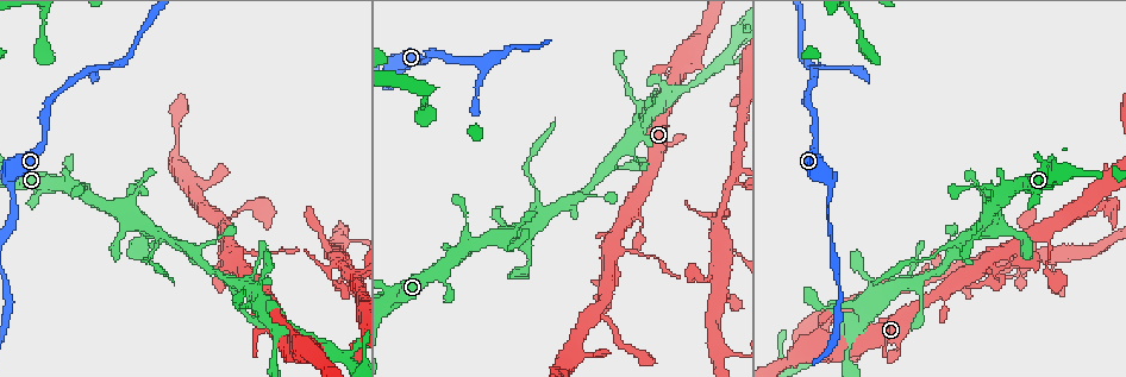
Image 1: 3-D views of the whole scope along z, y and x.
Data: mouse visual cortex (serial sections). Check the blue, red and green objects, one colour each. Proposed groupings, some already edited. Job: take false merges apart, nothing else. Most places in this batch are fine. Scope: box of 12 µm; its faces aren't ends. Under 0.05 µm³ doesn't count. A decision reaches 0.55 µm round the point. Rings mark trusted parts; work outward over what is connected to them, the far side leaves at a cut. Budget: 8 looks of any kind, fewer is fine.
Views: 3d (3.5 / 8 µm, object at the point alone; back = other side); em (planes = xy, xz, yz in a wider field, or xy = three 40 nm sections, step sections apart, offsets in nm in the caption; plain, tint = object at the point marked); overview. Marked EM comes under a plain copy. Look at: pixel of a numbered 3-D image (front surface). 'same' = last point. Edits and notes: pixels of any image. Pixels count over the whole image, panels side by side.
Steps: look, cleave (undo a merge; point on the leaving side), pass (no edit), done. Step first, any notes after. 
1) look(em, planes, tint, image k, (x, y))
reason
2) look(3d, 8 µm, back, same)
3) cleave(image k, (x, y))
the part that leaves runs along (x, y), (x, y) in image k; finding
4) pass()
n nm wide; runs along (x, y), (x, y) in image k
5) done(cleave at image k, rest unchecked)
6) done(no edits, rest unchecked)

look(3d, 3.5 µm, image 1, (221, 219))
two arms in line, one across

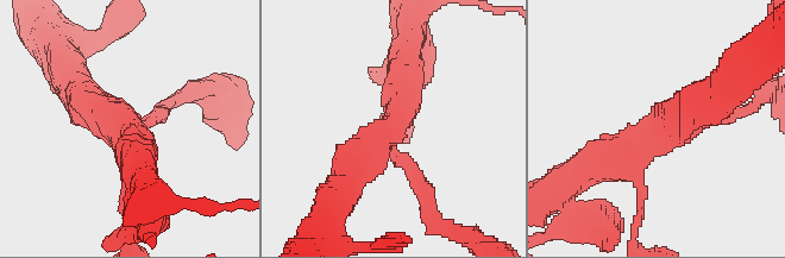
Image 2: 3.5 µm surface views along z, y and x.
look(em, xy, step 2, tint, image 2, (388, 124))
3 arms; arms of 150, 450, 500 nm

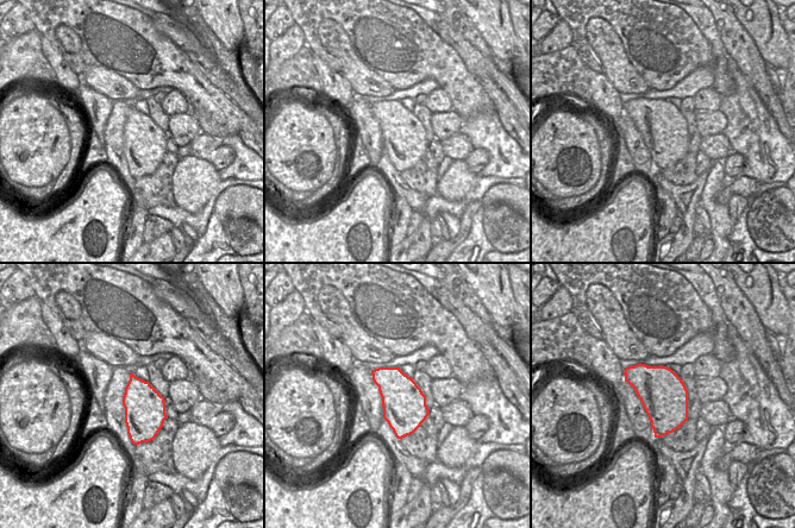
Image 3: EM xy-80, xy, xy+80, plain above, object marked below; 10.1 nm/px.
pass()
440 nm wide; runs along (598, 165), (714, 93) in image 2; all the same cell

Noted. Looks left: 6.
look(3d, 3.5 µm, image 1, (161, 238))
three-way junction

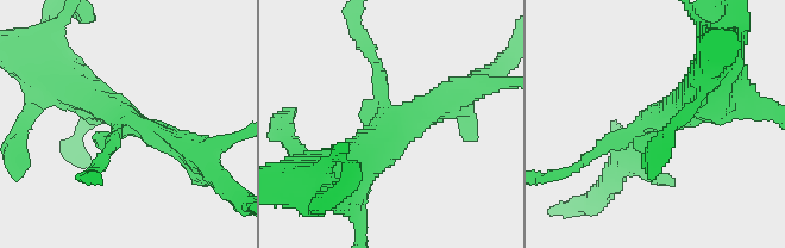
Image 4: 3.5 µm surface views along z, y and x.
look(em, xy, step 3, tint, image 4, (664, 121))
shape alone is not enough

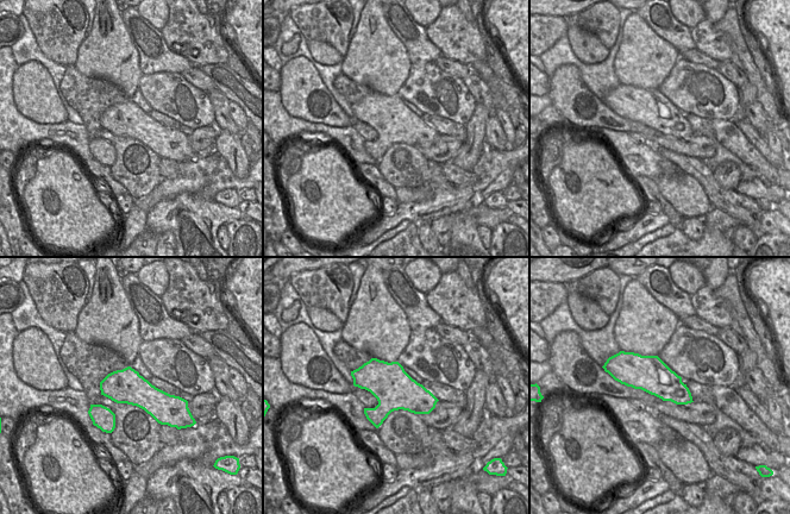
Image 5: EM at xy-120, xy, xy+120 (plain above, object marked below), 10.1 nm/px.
cleave(image 4, (369, 50))
the part that leaves runs along (381, 85), (355, 24) in image 4; a second cell is stuck on

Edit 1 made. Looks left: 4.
look(overview)
see it whole again

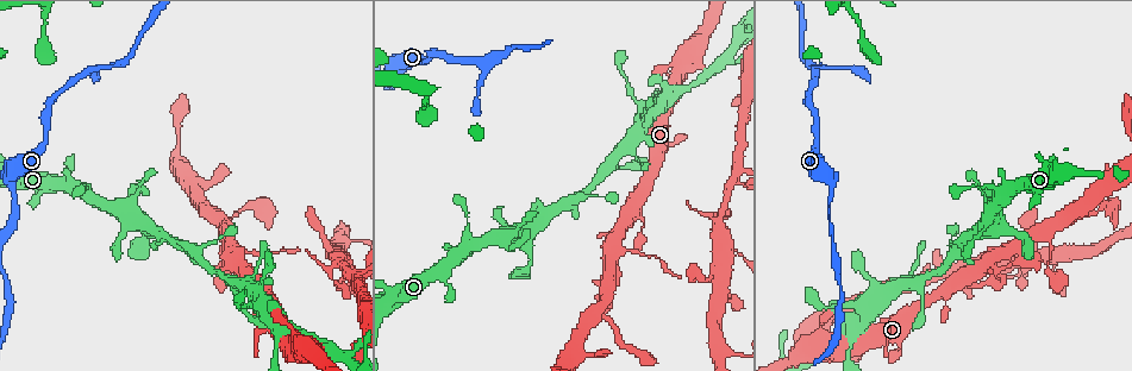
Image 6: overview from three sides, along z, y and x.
look(3d, 3.5 µm, image 6, (814, 71))
two arms in line, one across

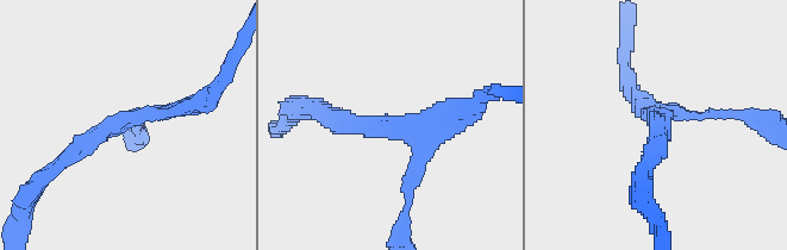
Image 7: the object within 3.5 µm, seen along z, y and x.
look(em, xy, step 2, tint, image 7, (132, 118))
3 arms; arms of 150, 200, 250 nm

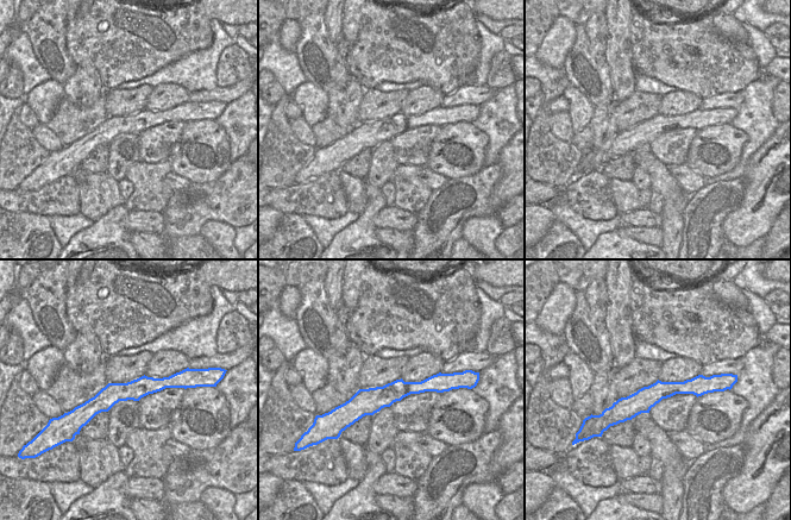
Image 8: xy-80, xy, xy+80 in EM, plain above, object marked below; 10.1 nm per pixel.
look(em, xy, step 5, tint, same)

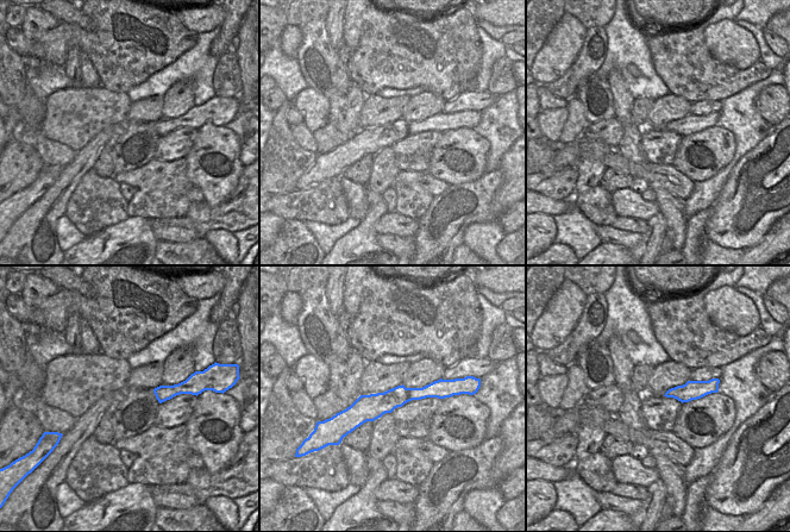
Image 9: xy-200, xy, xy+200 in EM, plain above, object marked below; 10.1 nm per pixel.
pass()
runs along (66, 161), (120, 120), (205, 99) in image 7; continuous, no second cell

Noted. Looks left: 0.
done(cleave at image 4, rest unchecked)

